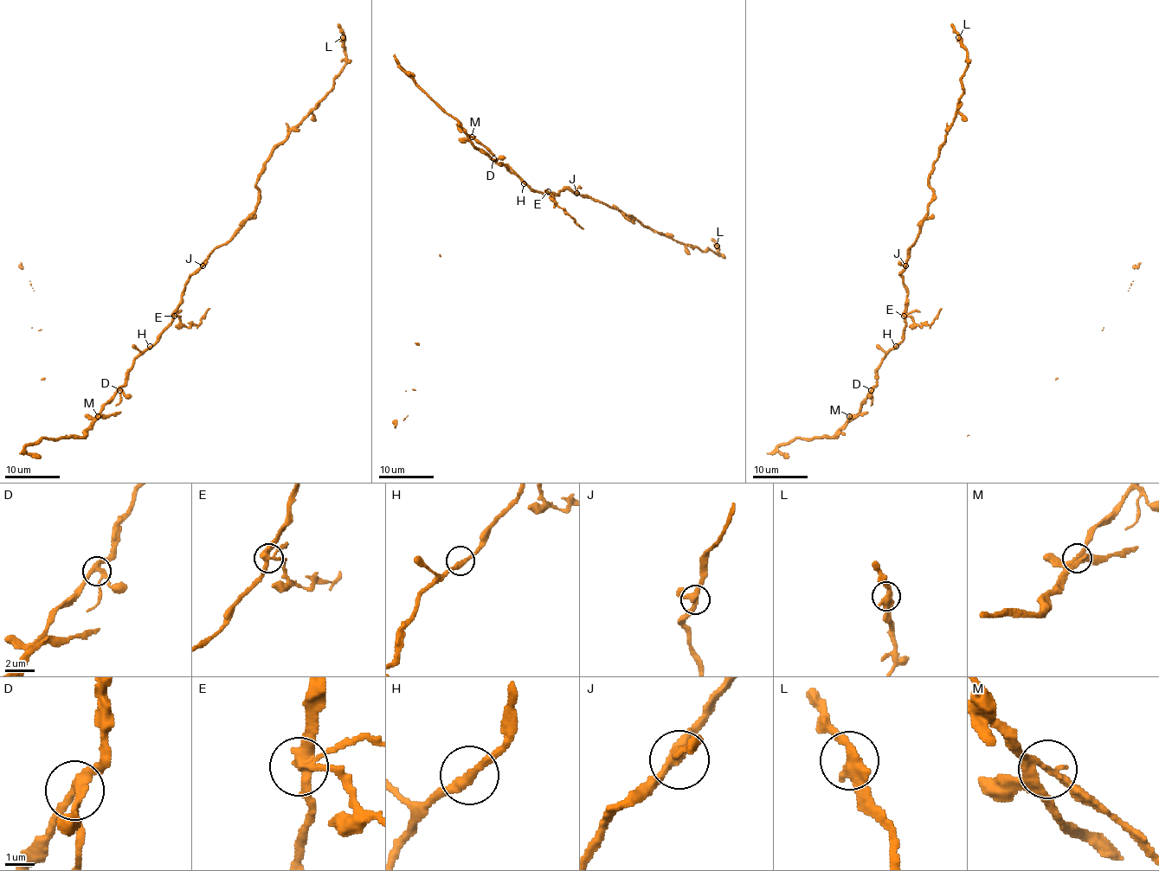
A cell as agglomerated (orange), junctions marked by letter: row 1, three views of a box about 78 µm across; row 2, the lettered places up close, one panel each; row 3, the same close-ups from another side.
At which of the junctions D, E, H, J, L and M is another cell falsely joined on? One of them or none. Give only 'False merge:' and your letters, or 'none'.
False merge: E

